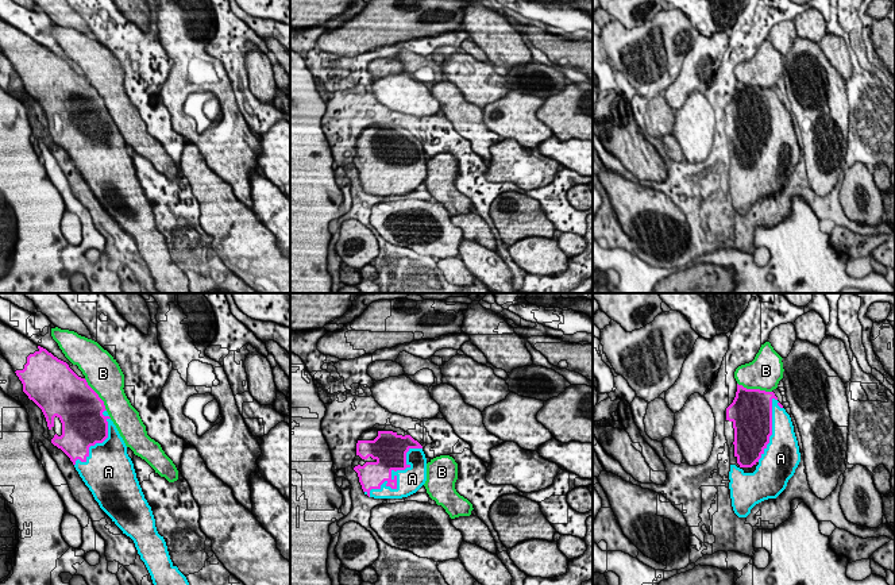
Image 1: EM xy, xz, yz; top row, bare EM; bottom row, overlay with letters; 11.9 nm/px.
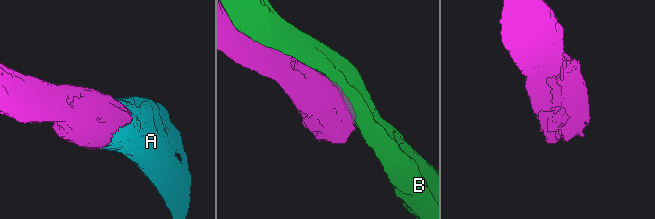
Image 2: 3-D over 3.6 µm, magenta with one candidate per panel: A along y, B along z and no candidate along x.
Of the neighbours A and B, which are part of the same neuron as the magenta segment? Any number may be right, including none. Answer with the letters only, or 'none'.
A

